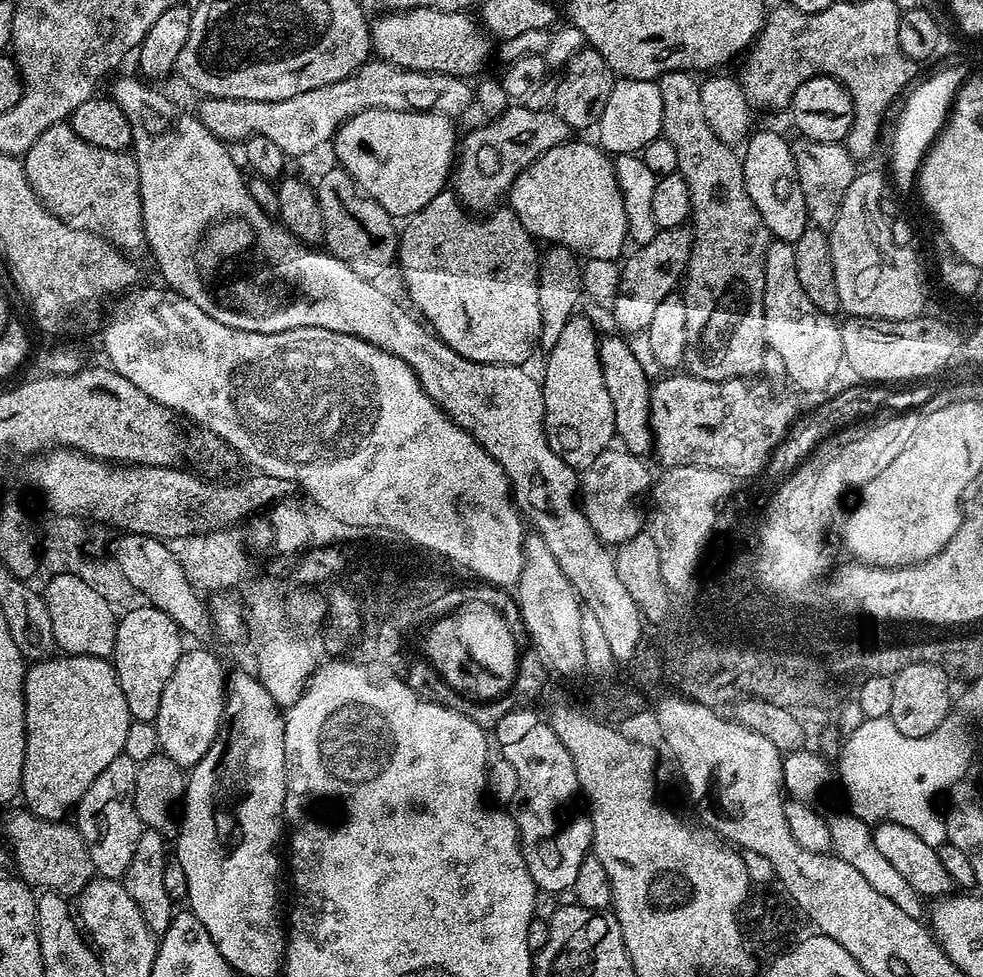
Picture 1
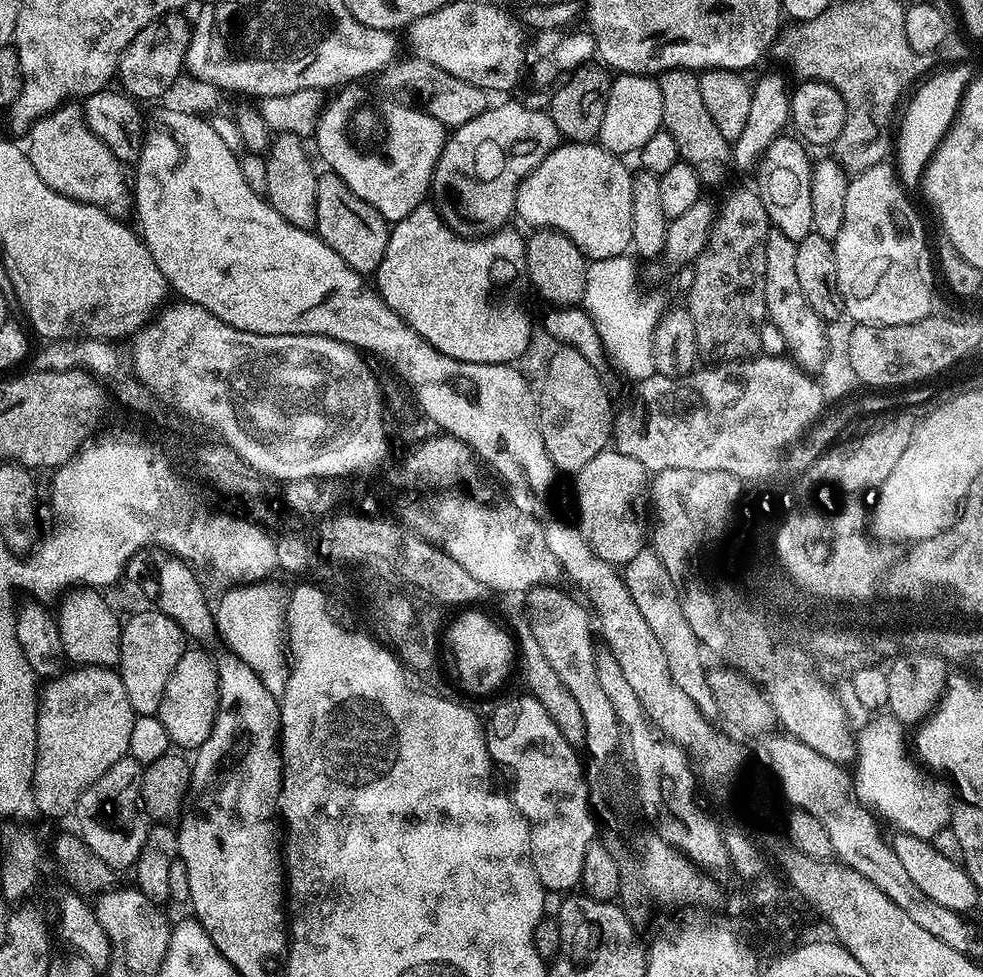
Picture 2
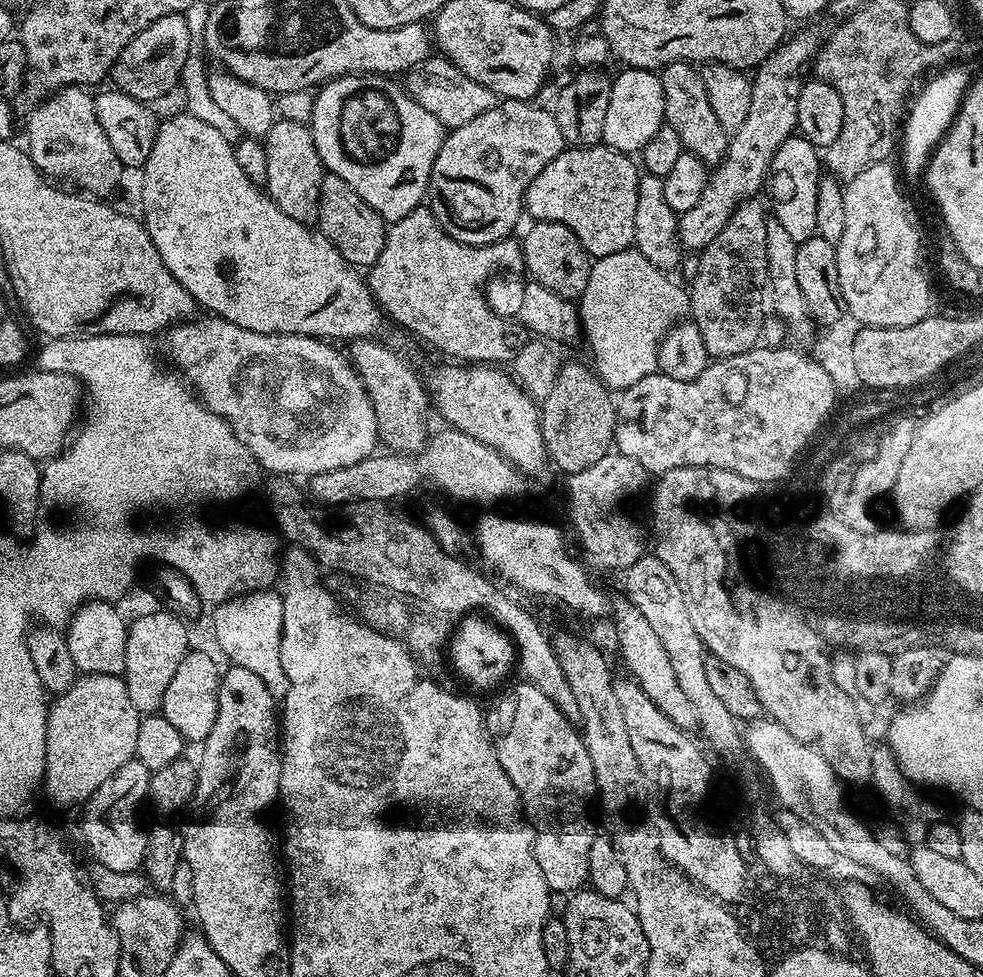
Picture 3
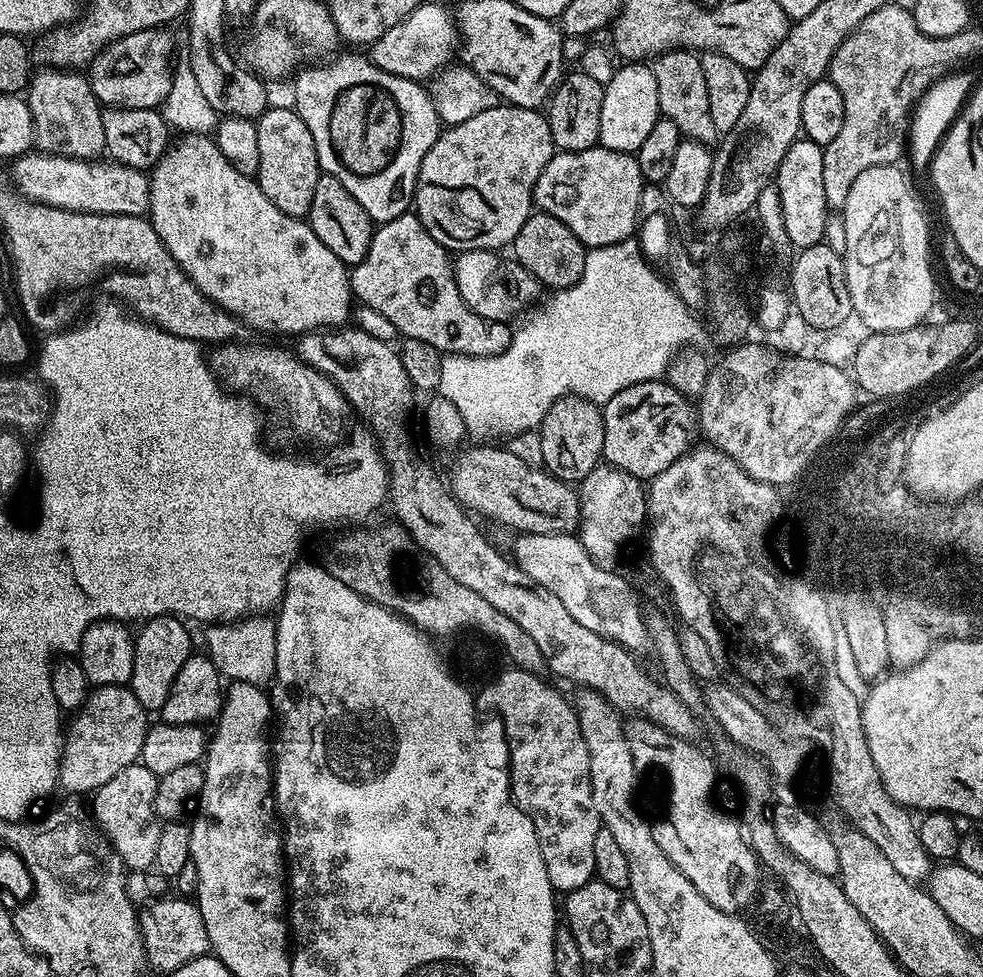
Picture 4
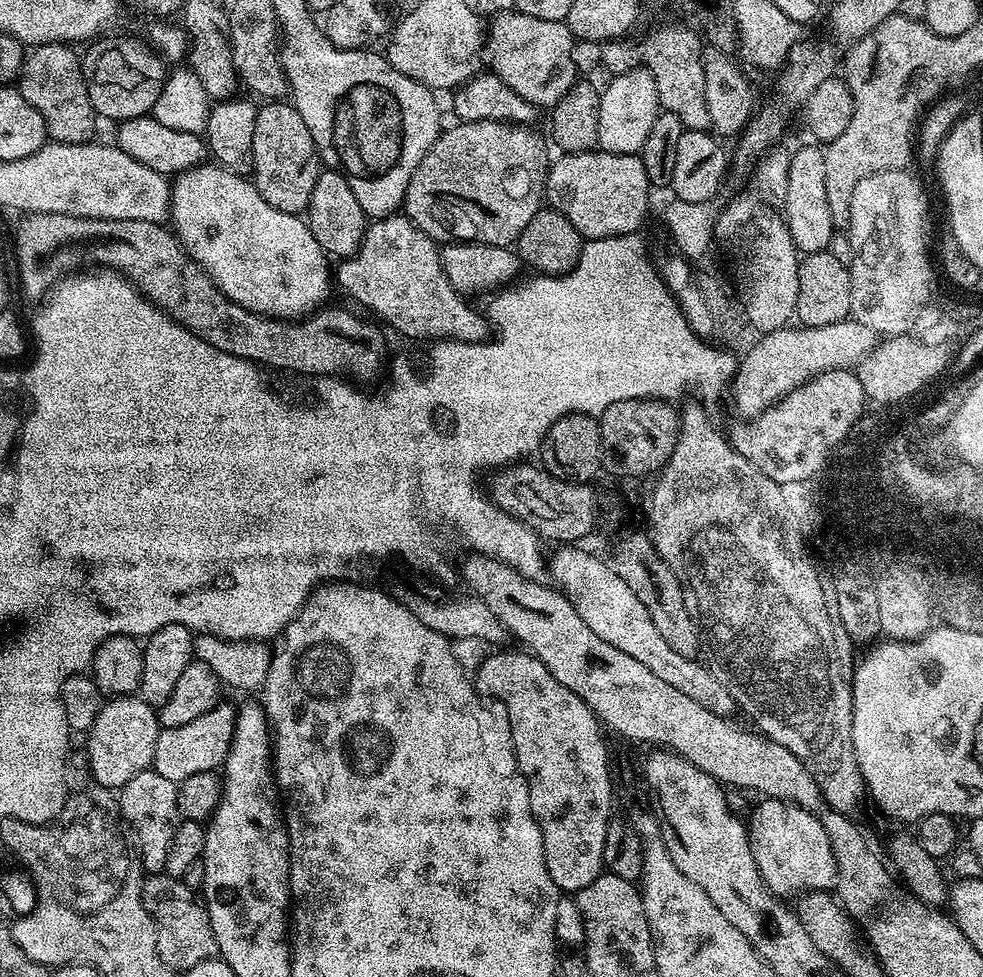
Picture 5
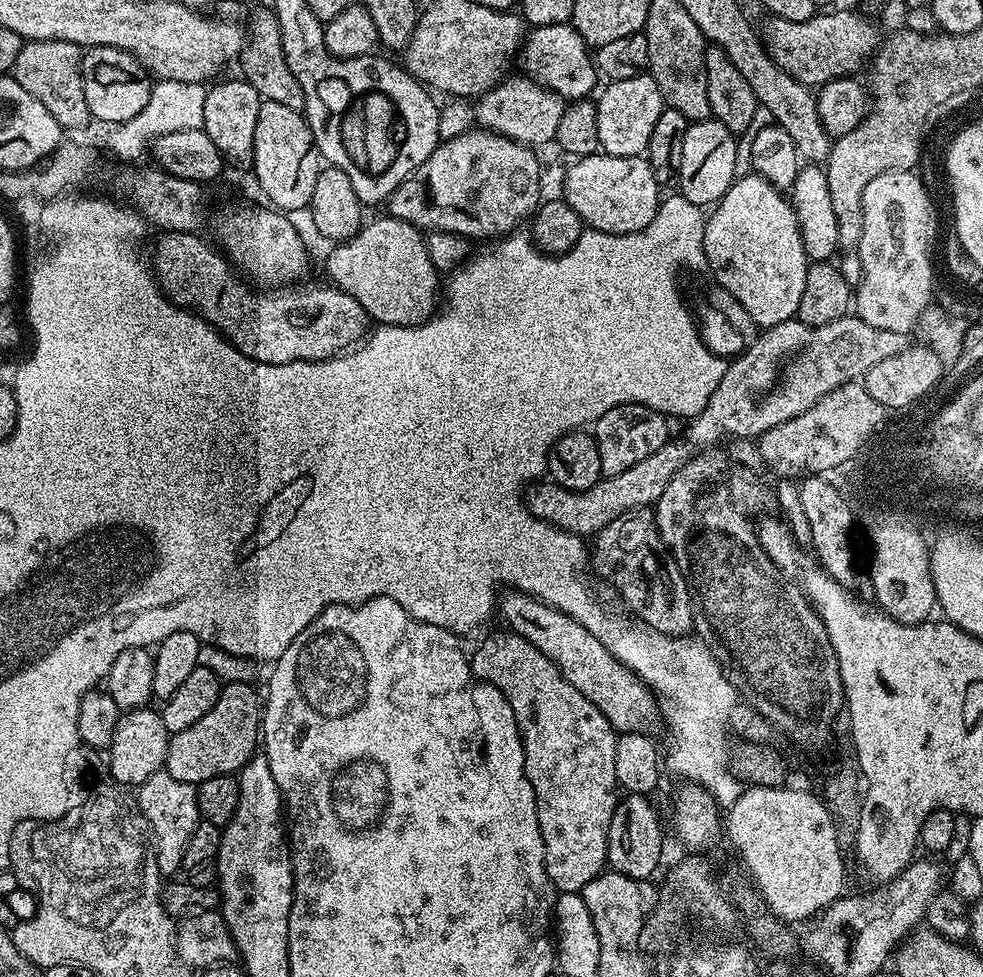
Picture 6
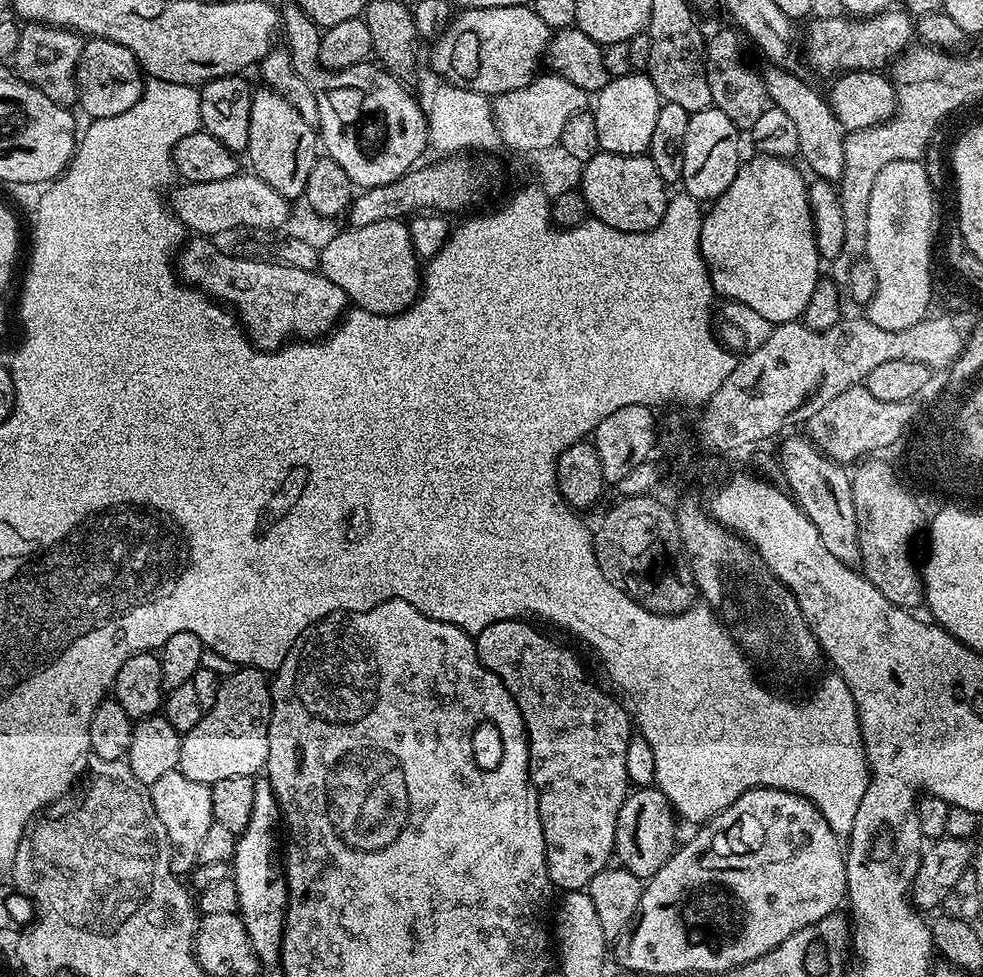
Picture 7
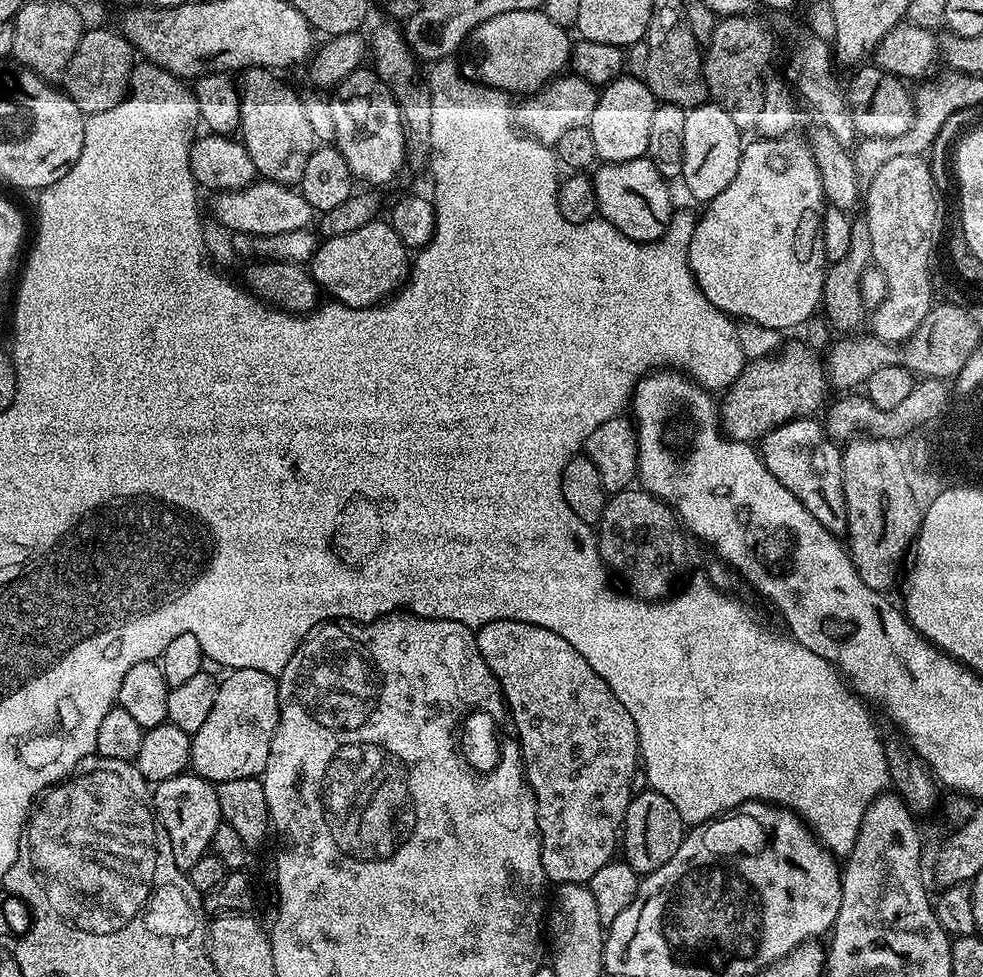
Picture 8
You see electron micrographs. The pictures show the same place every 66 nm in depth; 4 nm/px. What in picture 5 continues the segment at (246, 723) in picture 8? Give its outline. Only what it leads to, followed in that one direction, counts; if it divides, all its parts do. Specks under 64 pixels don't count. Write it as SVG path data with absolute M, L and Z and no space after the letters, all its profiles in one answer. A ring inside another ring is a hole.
M227 702L217 704L209 712L202 714L202 718L194 718L194 722L186 722L186 726L161 728L154 744L151 771L177 782L194 778L194 774L216 772L228 757L235 733L236 708Z

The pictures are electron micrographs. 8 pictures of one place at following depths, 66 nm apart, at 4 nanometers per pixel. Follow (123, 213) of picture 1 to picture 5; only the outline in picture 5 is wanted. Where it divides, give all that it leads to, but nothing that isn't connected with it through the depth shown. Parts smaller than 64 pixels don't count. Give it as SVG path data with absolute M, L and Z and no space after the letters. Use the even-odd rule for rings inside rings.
M38 44L25 55L18 91L42 114L49 137L57 144L86 144L93 139L98 117L84 84L84 69L77 49L66 44Z

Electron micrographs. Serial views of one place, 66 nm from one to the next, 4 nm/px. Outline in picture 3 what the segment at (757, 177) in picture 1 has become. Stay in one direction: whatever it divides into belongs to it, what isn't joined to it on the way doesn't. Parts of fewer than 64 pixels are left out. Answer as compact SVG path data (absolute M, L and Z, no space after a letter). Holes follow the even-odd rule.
M793 134L786 138L786 142L782 142L782 146L778 146L768 166L766 193L768 192L767 203L770 205L771 215L787 230L790 238L794 238L796 245L816 235L818 186L822 175L820 156L821 153L805 136Z

